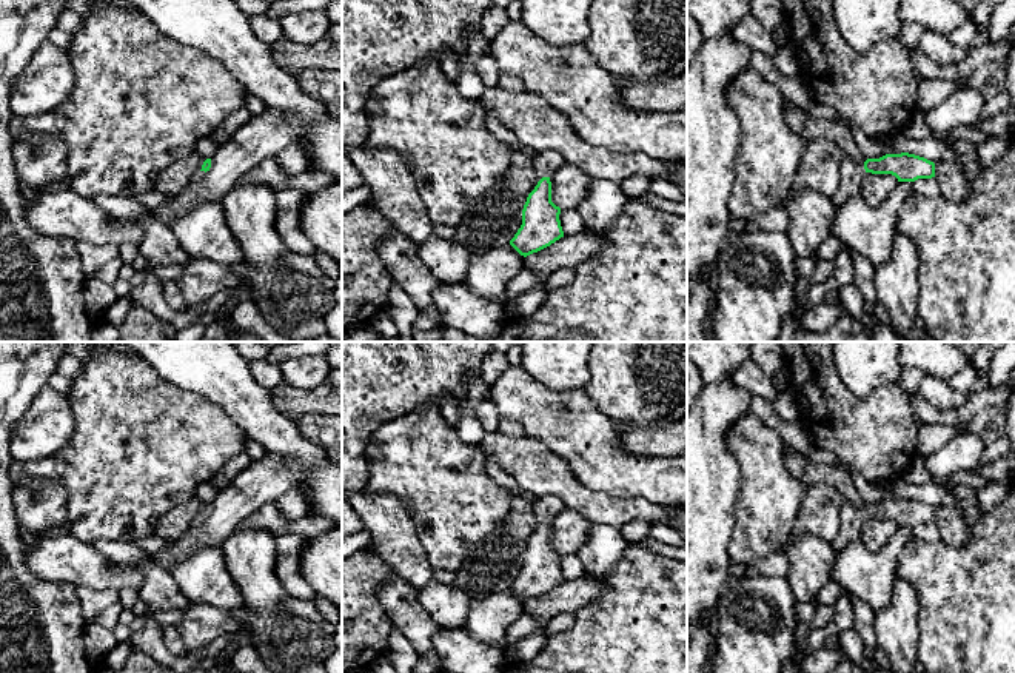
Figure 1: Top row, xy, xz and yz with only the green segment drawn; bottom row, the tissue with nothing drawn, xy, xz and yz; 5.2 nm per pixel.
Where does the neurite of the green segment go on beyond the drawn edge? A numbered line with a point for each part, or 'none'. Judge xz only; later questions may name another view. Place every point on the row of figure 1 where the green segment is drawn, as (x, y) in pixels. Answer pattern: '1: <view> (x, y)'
1: xz (547, 162)

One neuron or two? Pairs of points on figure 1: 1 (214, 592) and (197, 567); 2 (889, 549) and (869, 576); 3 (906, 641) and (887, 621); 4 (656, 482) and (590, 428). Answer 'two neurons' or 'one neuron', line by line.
1: one neuron
2: one neuron
3: one neuron
4: one neuron

